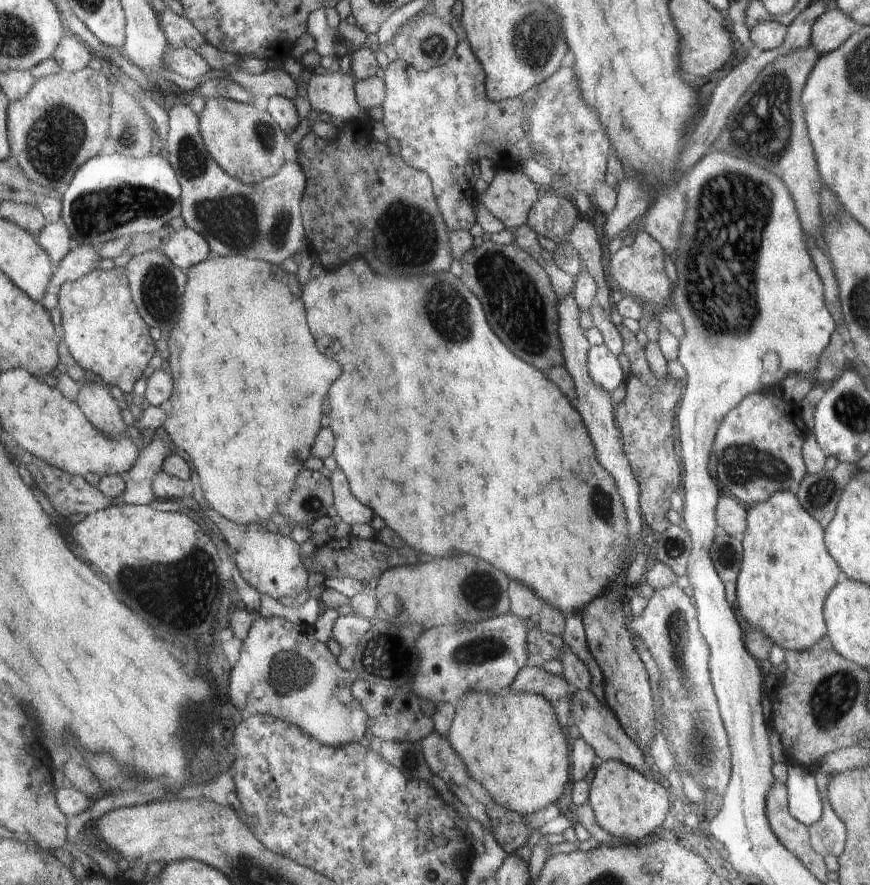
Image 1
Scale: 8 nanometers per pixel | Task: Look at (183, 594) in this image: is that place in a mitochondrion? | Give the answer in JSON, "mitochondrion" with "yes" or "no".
{"mitochondrion":"yes"}

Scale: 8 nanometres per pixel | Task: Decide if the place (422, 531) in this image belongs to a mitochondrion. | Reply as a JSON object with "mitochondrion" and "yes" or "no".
{"mitochondrion":"no"}

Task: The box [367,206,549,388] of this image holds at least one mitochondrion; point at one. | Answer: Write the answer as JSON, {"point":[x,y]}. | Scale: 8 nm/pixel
{"point":[450,314]}

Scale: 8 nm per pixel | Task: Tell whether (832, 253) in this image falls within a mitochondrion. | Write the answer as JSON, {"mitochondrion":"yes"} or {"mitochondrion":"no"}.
{"mitochondrion":"no"}

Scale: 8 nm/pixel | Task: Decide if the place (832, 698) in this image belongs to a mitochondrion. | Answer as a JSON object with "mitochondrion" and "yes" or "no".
{"mitochondrion":"yes"}

